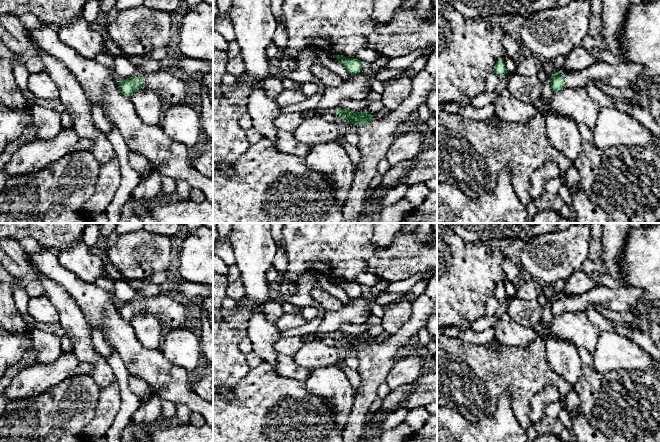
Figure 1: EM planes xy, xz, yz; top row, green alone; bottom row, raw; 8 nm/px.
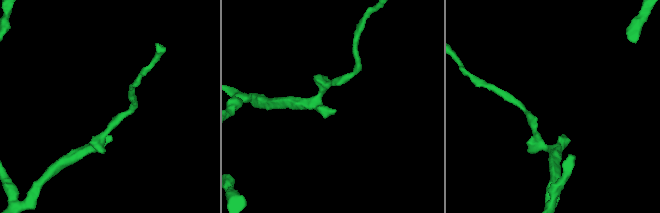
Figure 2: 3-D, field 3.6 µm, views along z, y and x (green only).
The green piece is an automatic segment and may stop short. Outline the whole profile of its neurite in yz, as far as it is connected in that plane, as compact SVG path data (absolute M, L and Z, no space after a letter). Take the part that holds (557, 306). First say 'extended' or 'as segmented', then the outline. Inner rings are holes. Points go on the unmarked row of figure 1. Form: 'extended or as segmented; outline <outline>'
extended; outline M596 285L592 290L578 295L555 296L550 301L552 316L556 317L567 312L585 311L600 304L613 312L632 312L636 304L647 308L656 308L660 303L646 301L642 295L644 291L639 288L629 288L621 285L618 288L609 288Z

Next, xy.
extended; outline M167 295L137 296L131 302L119 304L120 317L129 323L136 314L145 311L155 315L165 326L171 329L191 325L186 318L186 307Z

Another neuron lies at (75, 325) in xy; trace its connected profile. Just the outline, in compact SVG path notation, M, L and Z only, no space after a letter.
M31 257L30 260L32 271L43 286L45 295L58 311L60 324L71 340L75 356L92 366L90 375L101 390L106 390L116 380L116 377L106 359L96 352L90 326L83 312L63 287L43 274Z

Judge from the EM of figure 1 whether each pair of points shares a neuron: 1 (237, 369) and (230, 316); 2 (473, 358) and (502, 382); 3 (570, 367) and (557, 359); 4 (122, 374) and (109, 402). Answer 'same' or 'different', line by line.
1: same
2: same
3: same
4: different

